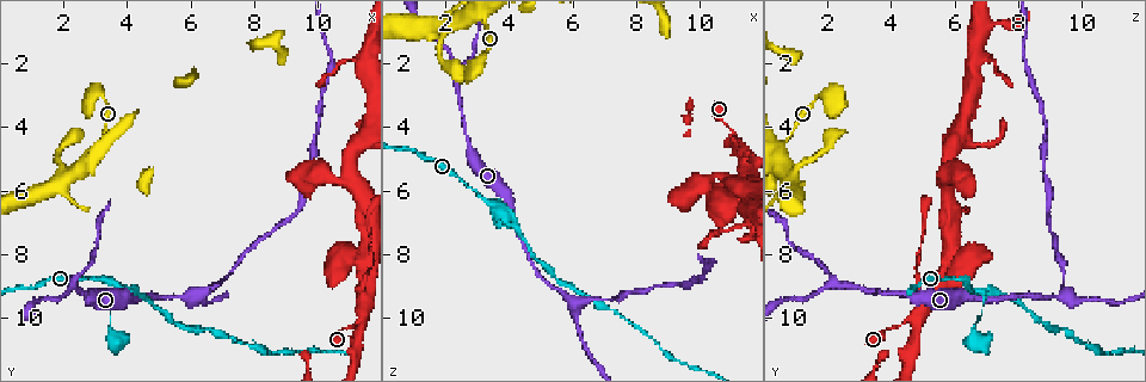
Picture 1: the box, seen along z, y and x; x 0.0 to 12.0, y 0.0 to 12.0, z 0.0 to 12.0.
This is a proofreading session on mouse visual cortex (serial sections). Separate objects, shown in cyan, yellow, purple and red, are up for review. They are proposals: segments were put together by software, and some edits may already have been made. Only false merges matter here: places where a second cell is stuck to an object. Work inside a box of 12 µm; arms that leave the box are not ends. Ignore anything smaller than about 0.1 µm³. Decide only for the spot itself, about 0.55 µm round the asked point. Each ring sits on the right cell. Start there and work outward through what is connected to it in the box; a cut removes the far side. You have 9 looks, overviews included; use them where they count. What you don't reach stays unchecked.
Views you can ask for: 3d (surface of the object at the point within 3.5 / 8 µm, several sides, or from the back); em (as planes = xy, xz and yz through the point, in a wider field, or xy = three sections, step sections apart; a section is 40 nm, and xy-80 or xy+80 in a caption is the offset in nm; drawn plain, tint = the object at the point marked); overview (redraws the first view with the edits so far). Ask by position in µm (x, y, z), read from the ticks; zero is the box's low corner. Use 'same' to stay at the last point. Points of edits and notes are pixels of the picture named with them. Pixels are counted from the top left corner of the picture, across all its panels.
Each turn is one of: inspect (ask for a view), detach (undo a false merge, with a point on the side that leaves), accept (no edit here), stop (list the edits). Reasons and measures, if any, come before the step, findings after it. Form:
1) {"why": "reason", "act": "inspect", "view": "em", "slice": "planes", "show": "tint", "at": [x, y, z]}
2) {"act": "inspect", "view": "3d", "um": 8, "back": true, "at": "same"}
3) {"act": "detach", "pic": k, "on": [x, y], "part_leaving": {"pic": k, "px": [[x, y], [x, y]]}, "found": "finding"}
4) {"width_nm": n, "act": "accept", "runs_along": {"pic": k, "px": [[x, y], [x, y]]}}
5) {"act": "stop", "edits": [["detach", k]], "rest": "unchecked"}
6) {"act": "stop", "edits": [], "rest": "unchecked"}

{"why": "branch point", "act": "inspect", "view": "3d", "um": 8, "at": [4.1, 9.2, 7.1]}

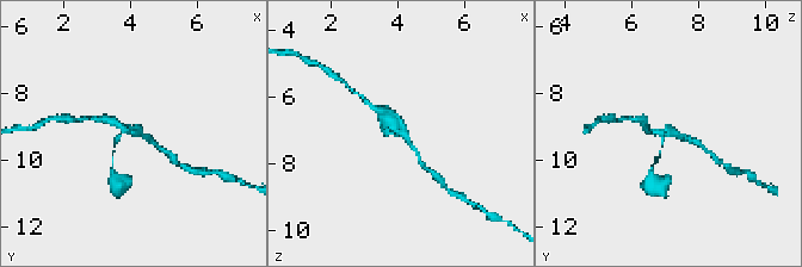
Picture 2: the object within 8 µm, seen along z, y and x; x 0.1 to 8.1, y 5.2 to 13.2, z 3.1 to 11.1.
{"why": "closer look", "act": "inspect", "view": "3d", "um": 3.5, "at": [4.2, 9.2, 7.2]}

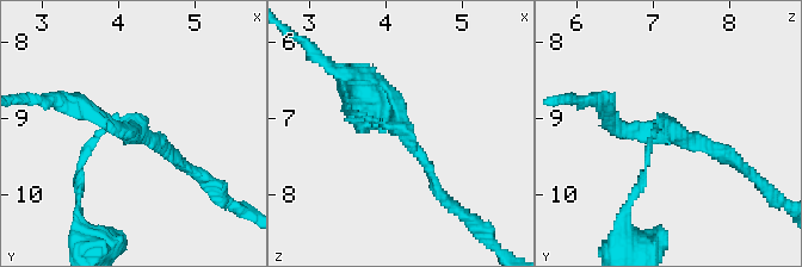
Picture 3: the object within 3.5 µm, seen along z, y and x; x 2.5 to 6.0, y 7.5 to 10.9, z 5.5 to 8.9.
{"arms": 3, "arm_widths_nm": [100, 150, 150], "act": "inspect", "view": "em", "slice": "xy", "step": 5, "show": "tint", "at": [4.20, 9.20, 7.10]}

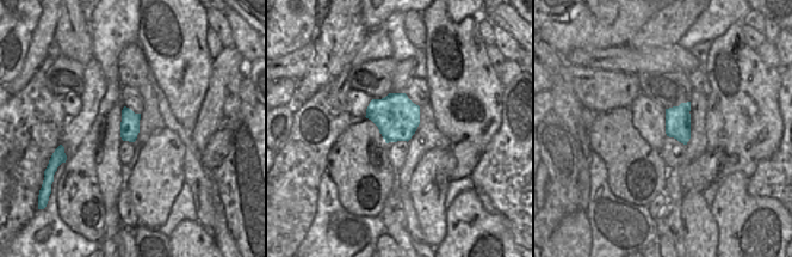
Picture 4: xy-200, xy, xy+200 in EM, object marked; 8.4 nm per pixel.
{"act": "accept", "runs_along": {"pic": 3, "px": [[90, 111], [134, 132], [108, 125], [81, 169]]}, "found": "one cell here"}

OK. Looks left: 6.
{"why": "a fork", "act": "inspect", "view": "3d", "um": 3.5, "at": [2.3, 9.0, 2.1]}

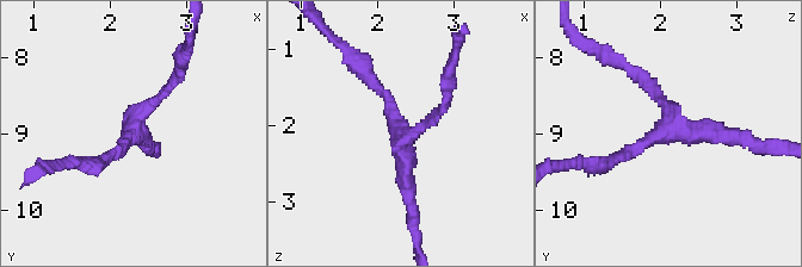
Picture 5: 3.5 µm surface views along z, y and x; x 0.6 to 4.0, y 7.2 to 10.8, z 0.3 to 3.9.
{"act": "accept", "runs_along": {"pic": 5, "px": [[414, 210], [399, 120], [370, 78]]}, "found": "continuous, no second cell"}

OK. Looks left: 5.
{"why": "four-way junction", "act": "inspect", "view": "3d", "um": 3.5, "at": [2.2, 5.5, 0.8]}

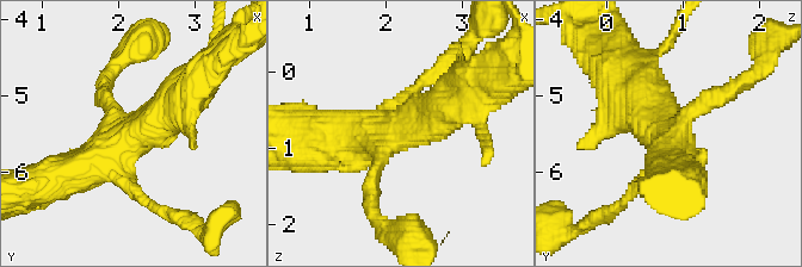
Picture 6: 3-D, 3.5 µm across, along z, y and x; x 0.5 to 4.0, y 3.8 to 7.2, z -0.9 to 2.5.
{"arm_widths_nm": [200, 200, 500, 600], "act": "accept", "runs_along": {"pic": 6, "px": [[187, 88], [154, 125], [62, 173]]}, "found": "one cell here"}

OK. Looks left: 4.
{"act": "inspect", "view": "3d", "um": 8, "at": [6.1, 9.2, 9.5]}

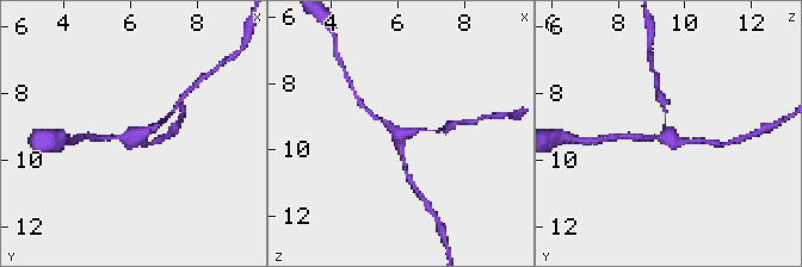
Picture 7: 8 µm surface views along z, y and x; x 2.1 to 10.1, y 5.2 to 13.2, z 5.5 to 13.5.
{"act": "inspect", "view": "em", "slice": "xy", "step": 5, "show": "tint", "at": [6.1, 9.3, 9.5]}

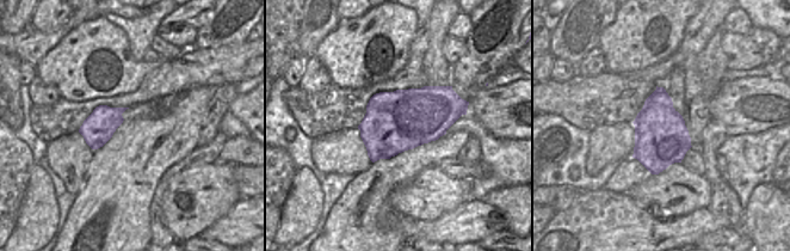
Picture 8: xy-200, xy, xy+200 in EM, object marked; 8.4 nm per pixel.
{"act": "accept", "runs_along": {"pic": 7, "px": [[104, 137], [139, 135], [162, 120]]}, "found": "all the same cell"}

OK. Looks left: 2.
{"act": "stop", "edits": [], "rest": "unchecked"}

